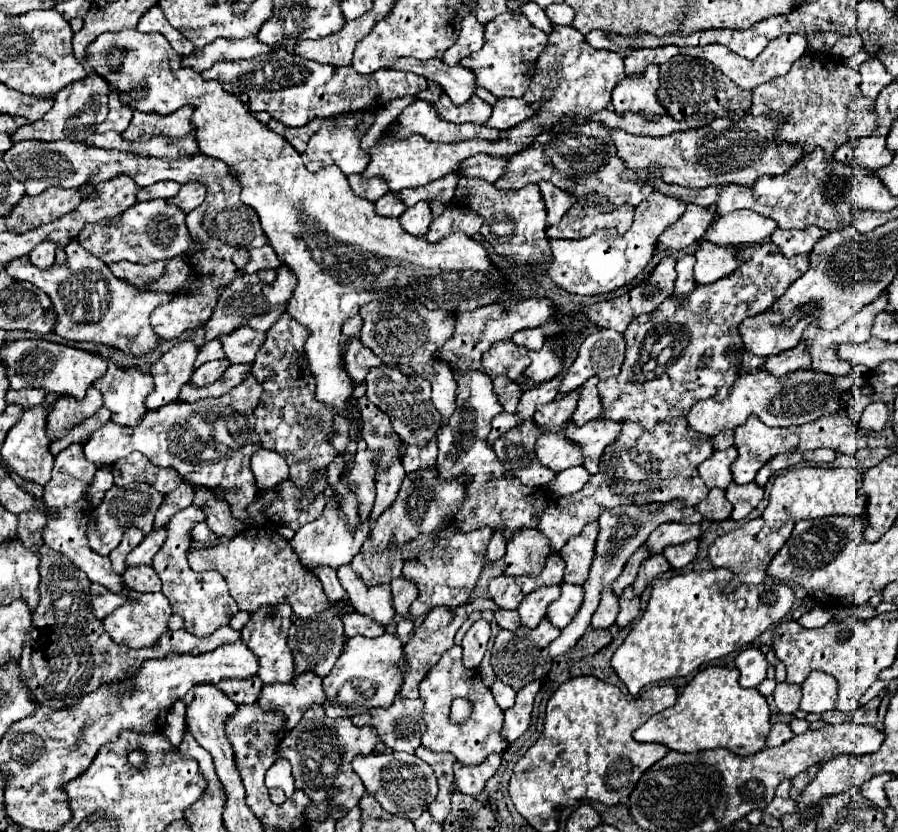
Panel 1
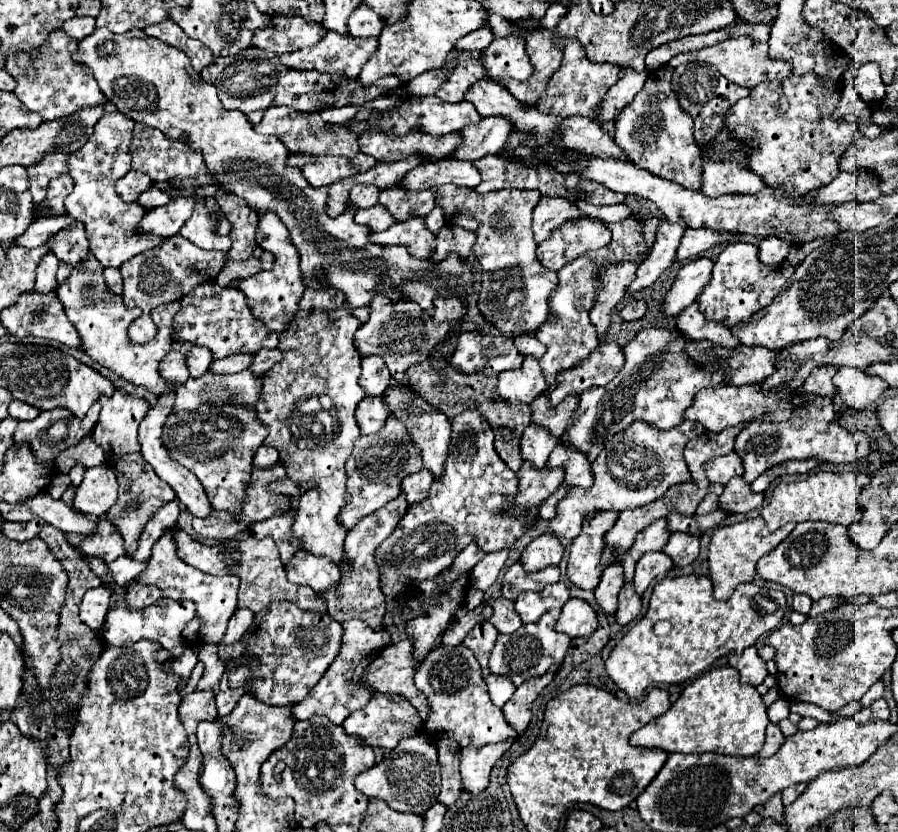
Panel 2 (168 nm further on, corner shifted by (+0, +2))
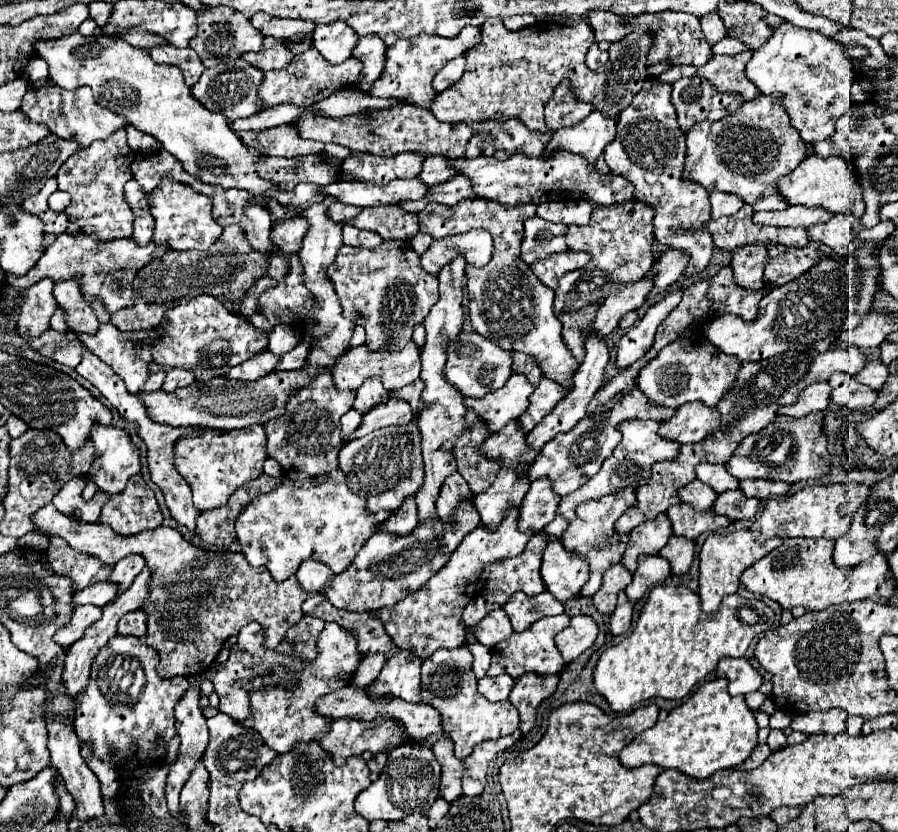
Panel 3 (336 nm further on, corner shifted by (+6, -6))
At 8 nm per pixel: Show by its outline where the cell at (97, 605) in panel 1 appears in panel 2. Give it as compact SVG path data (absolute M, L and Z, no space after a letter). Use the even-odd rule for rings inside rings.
M104 585L90 589L80 603L80 619L88 627L96 629L104 625L106 613L108 613L108 589Z

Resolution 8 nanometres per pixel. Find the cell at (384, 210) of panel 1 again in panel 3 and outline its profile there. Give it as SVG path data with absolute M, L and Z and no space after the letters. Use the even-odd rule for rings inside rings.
M344 225L344 245L374 249L380 243L382 243L382 237L378 237L378 233L370 233L370 231L354 229L352 225Z

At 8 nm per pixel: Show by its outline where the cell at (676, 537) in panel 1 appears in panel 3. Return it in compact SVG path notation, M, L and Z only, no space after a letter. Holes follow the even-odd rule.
M678 503L668 509L668 517L672 521L674 535L684 535L686 539L696 539L706 531L718 531L730 525L730 519L724 515L716 515L712 509L696 511L688 503Z

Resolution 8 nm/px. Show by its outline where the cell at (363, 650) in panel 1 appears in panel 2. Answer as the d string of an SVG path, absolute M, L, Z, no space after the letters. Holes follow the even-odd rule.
M346 621L342 627L344 627L342 647L336 661L332 663L332 669L324 673L324 681L320 681L320 685L316 685L316 689L312 689L312 693L308 693L304 701L294 705L294 717L298 721L310 719L314 715L326 715L332 723L342 725L350 713L362 709L374 695L374 689L362 683L362 677L366 673L366 667L374 661L376 653L390 643L390 633L386 629L374 631L368 625L362 625L362 621Z

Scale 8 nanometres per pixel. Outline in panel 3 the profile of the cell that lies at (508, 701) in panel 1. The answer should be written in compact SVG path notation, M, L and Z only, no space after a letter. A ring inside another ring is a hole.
M498 675L498 677L482 677L478 681L478 691L492 703L506 701L510 691L514 687L514 679L510 675Z

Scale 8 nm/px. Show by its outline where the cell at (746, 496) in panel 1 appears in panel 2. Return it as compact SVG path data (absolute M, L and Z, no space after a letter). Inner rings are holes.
M734 477L720 495L720 507L728 513L748 513L760 507L762 501L764 493L752 493L750 485L742 477Z

